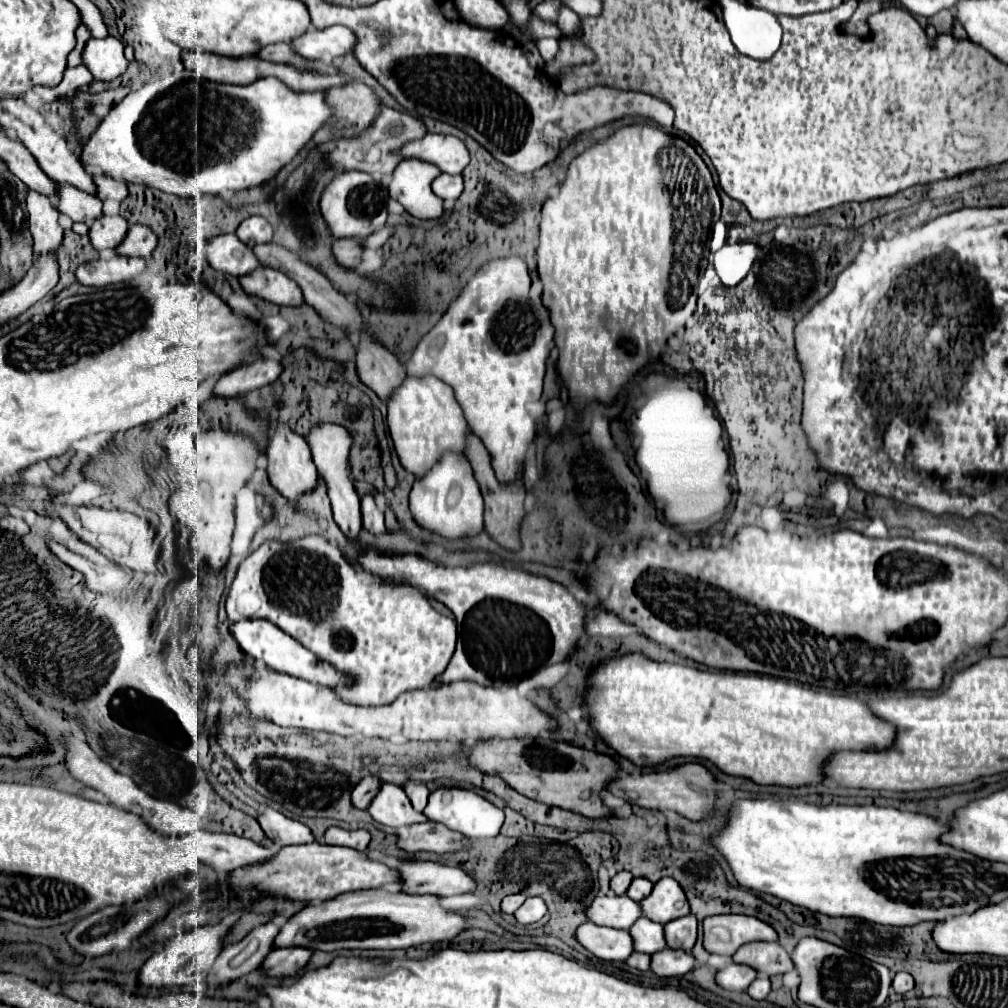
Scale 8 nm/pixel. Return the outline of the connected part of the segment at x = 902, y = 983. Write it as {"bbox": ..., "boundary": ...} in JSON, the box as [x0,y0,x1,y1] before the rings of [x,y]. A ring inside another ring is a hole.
{"bbox":[892,972,914,994],"boundary":[[[898,972],[894,976],[894,982],[892,982],[892,988],[898,992],[898,994],[906,994],[914,988],[914,978],[908,974],[908,972]]]}

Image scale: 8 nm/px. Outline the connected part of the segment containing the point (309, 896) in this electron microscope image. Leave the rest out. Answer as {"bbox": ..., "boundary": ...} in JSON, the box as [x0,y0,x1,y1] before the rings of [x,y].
{"bbox":[230,842,402,900],"boundary":[[[310,842],[302,846],[282,848],[268,864],[256,864],[256,868],[246,868],[244,872],[234,872],[230,884],[260,884],[264,892],[280,892],[280,896],[292,896],[292,900],[332,900],[338,894],[380,888],[384,884],[402,884],[400,872],[382,862],[370,860],[364,852],[344,846],[328,846],[320,842]]]}

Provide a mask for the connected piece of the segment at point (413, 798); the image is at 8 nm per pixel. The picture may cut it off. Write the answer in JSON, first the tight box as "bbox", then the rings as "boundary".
{"bbox":[404,782,428,812],"boundary":[[[412,782],[412,784],[404,784],[404,792],[406,792],[406,796],[410,798],[410,802],[412,802],[412,806],[418,810],[418,812],[422,812],[424,808],[426,808],[426,800],[428,800],[428,788],[426,788],[426,784],[416,784],[416,782]]]}

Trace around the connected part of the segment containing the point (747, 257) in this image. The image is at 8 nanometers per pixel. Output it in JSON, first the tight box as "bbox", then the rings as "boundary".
{"bbox":[712,242,756,286],"boundary":[[[734,242],[724,244],[712,258],[712,266],[724,286],[736,286],[756,260],[756,244]]]}

